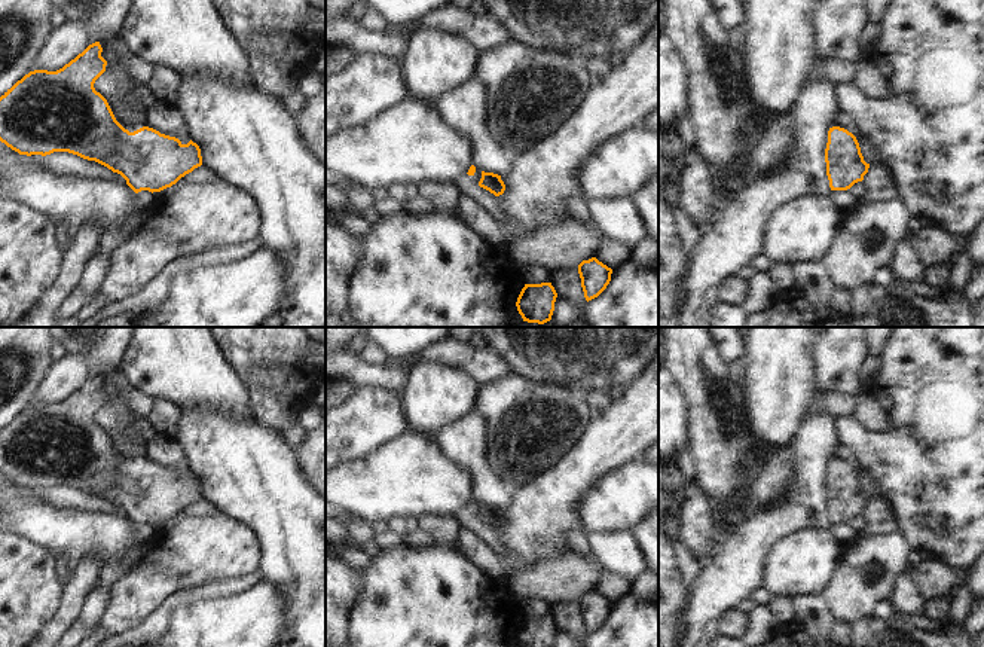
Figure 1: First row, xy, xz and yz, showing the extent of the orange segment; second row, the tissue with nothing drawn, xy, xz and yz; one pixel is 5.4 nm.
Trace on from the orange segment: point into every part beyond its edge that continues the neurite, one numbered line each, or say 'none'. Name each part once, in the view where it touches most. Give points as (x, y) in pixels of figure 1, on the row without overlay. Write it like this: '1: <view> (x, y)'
none

